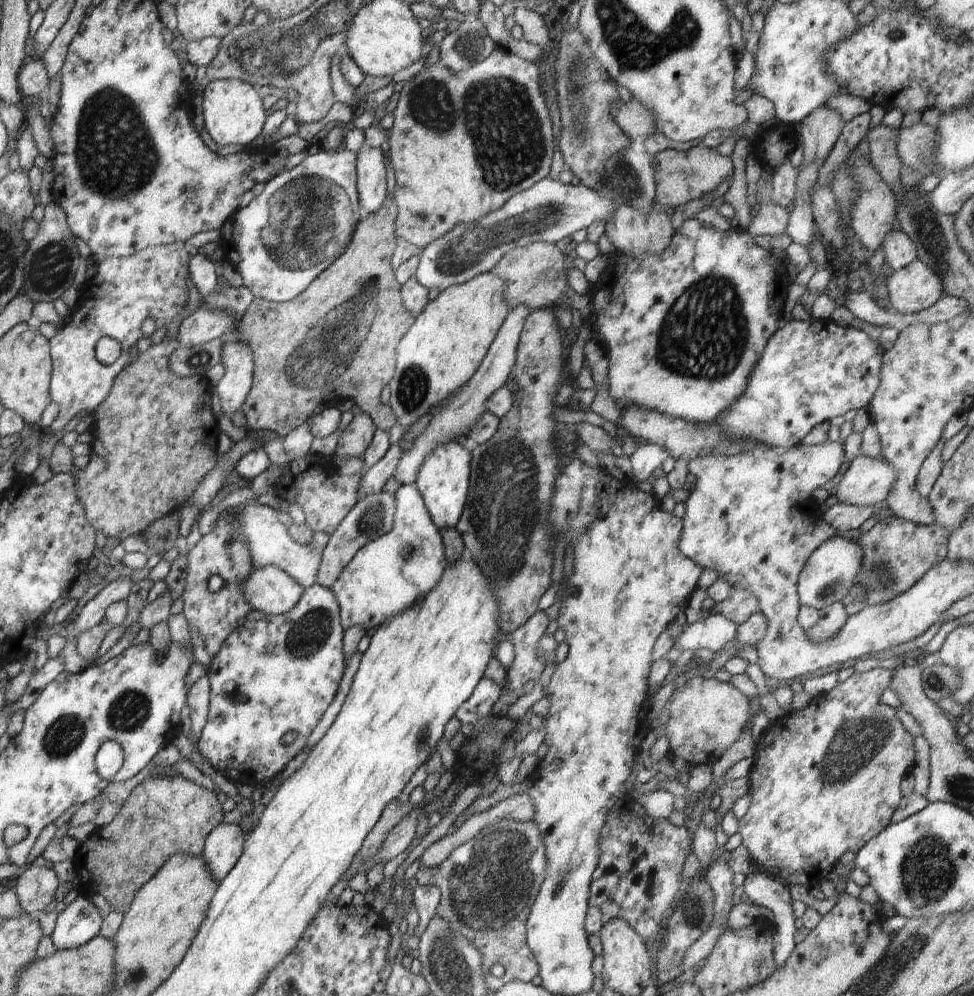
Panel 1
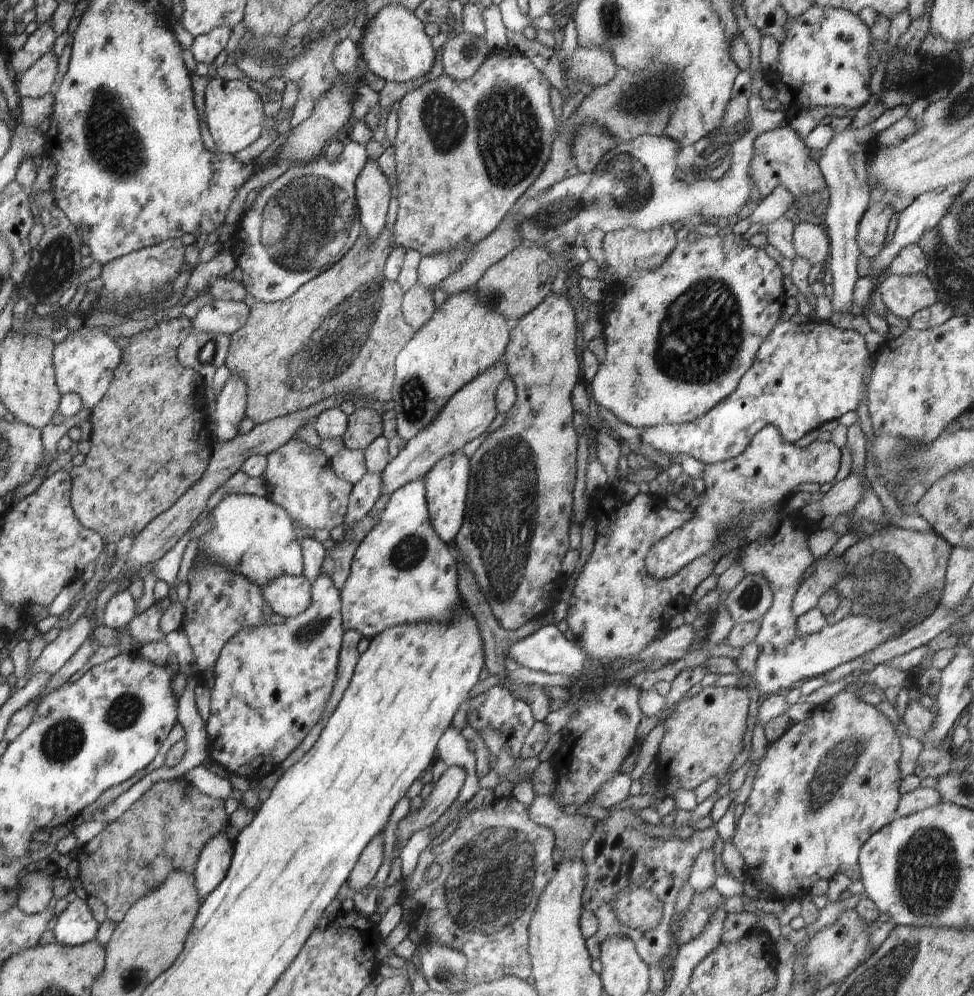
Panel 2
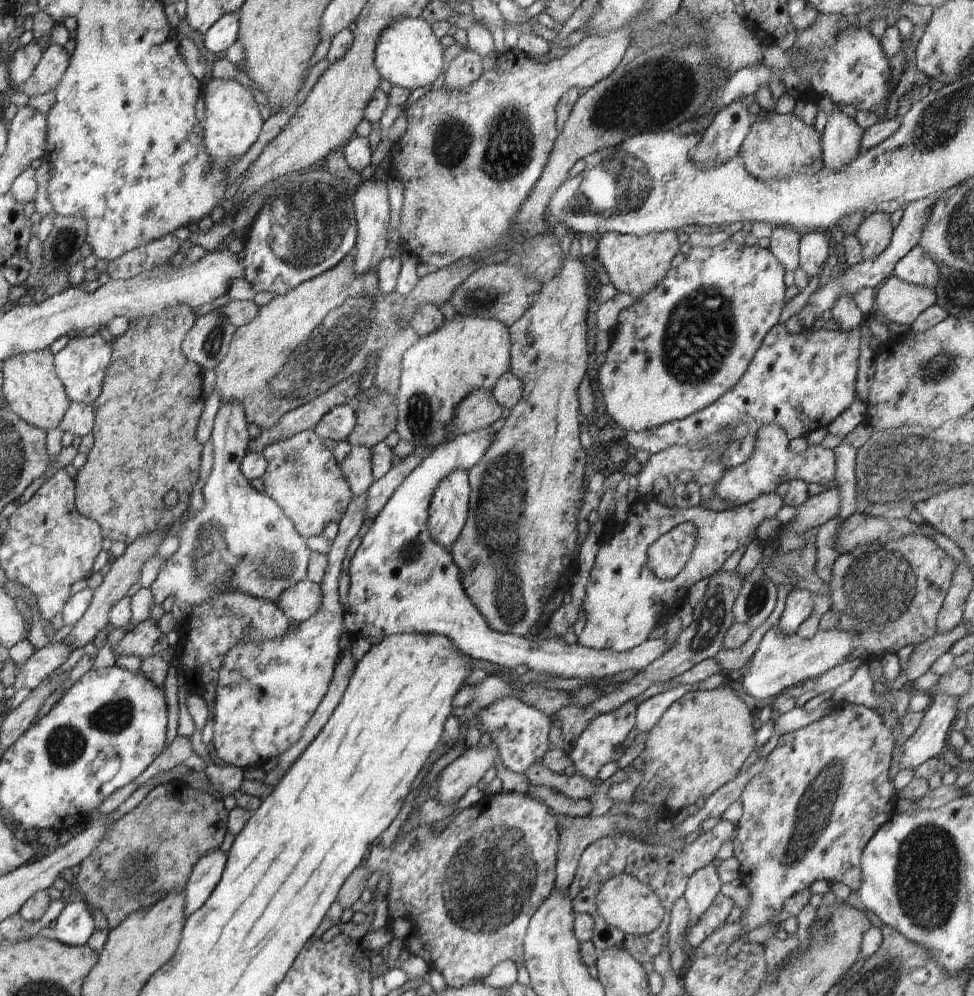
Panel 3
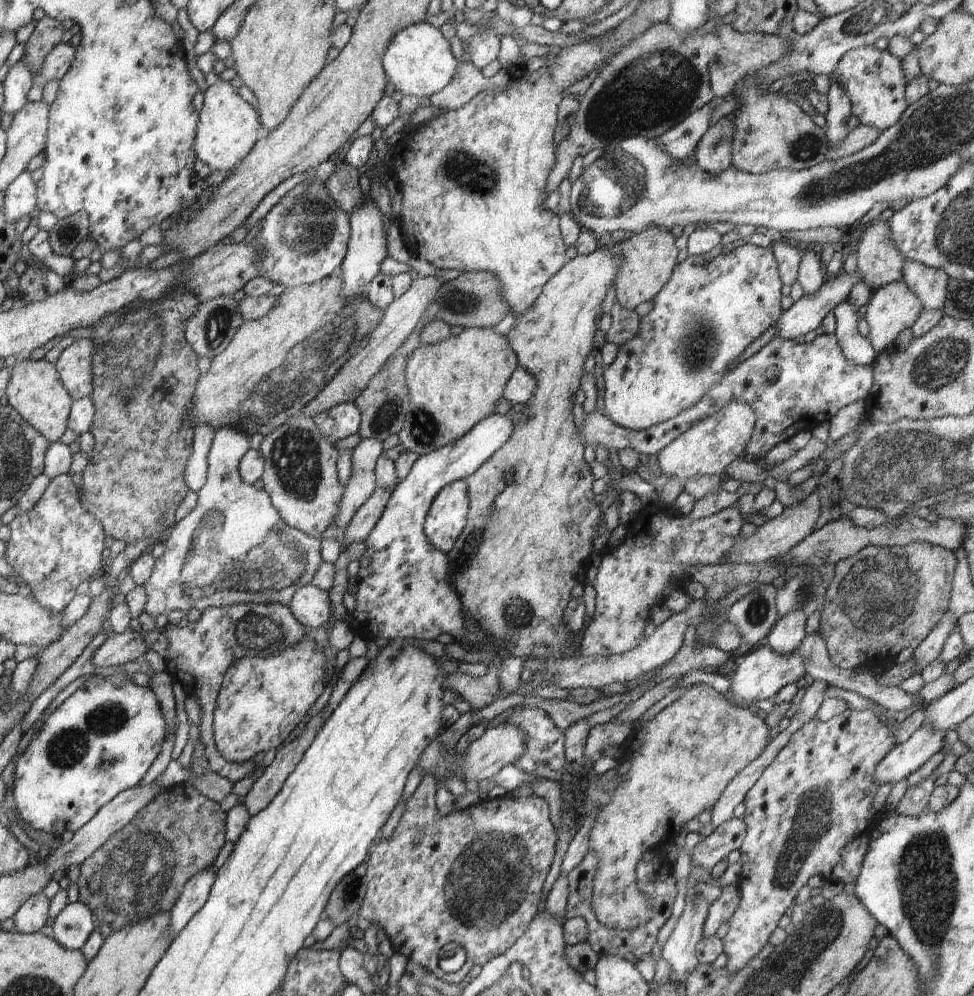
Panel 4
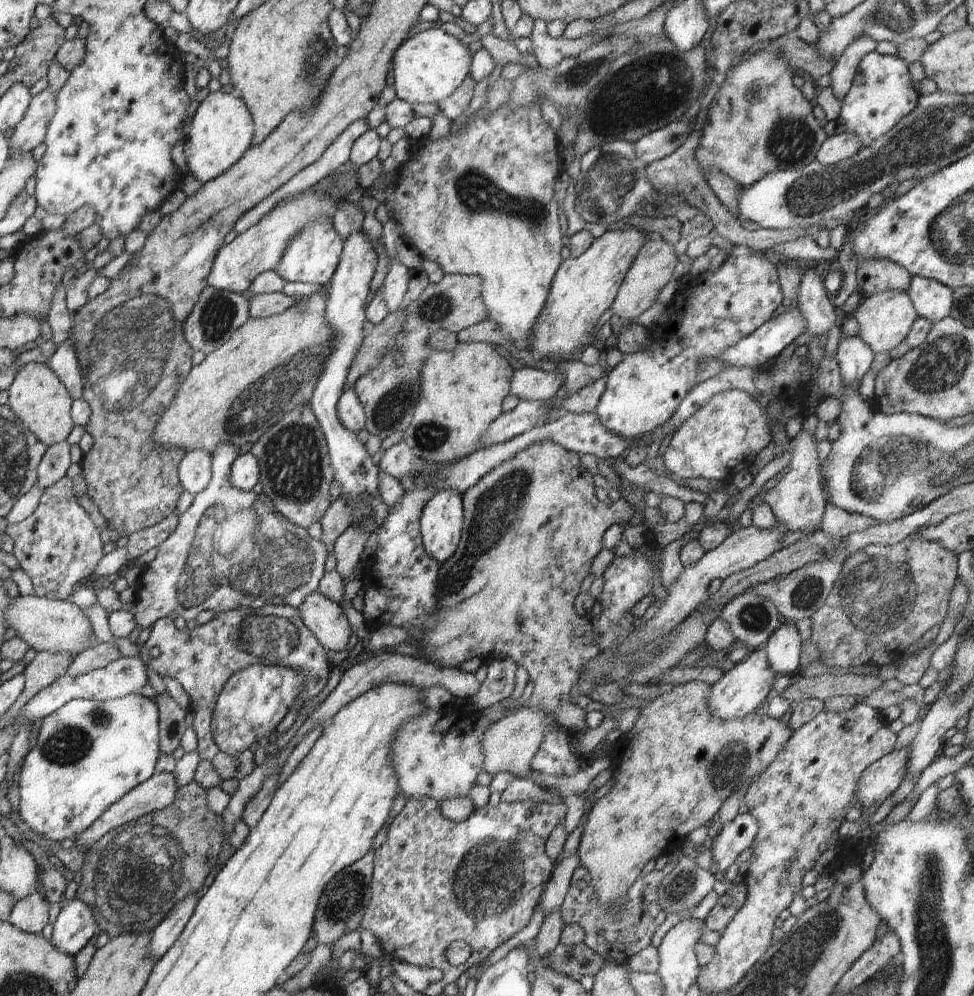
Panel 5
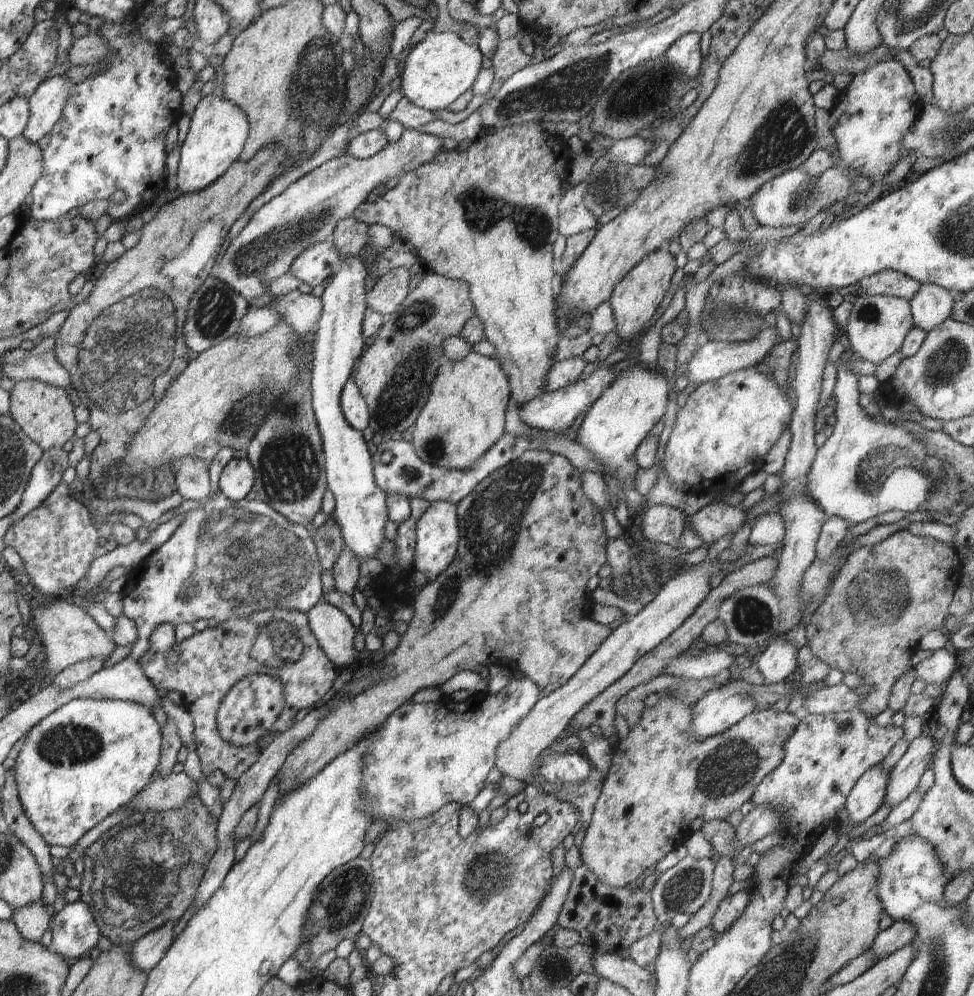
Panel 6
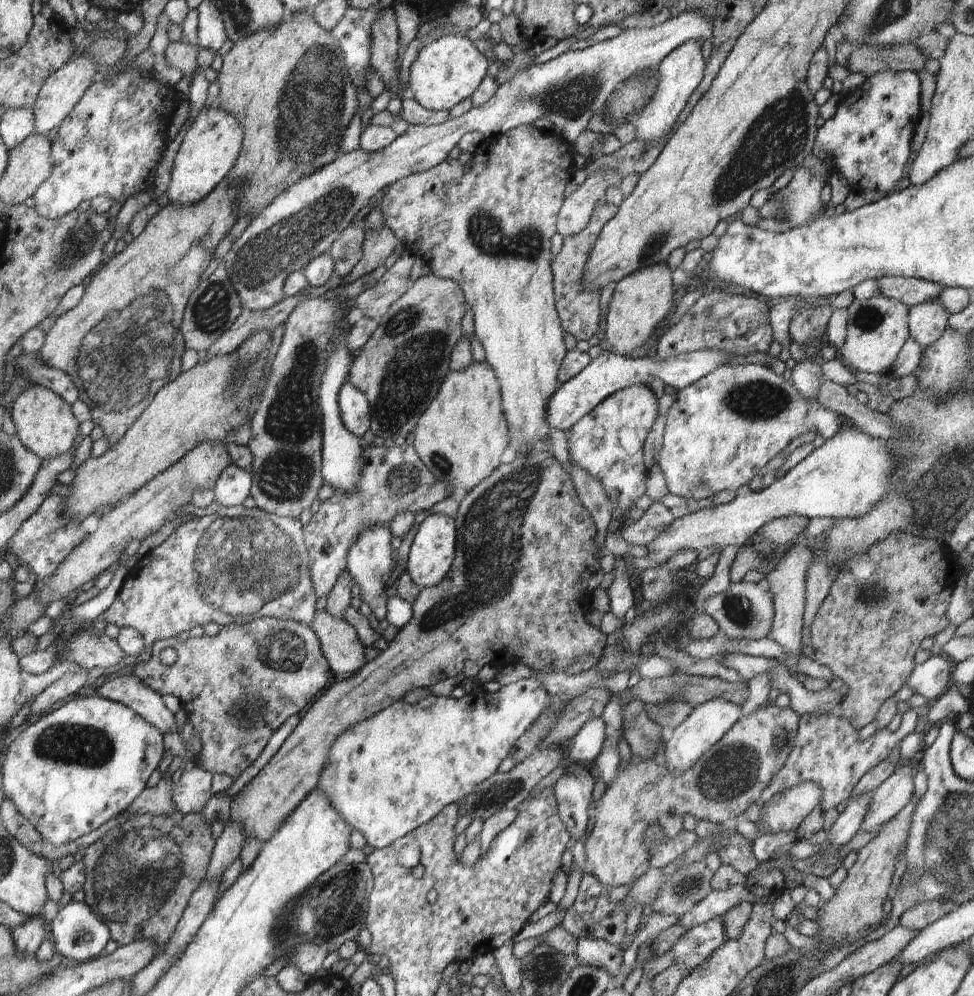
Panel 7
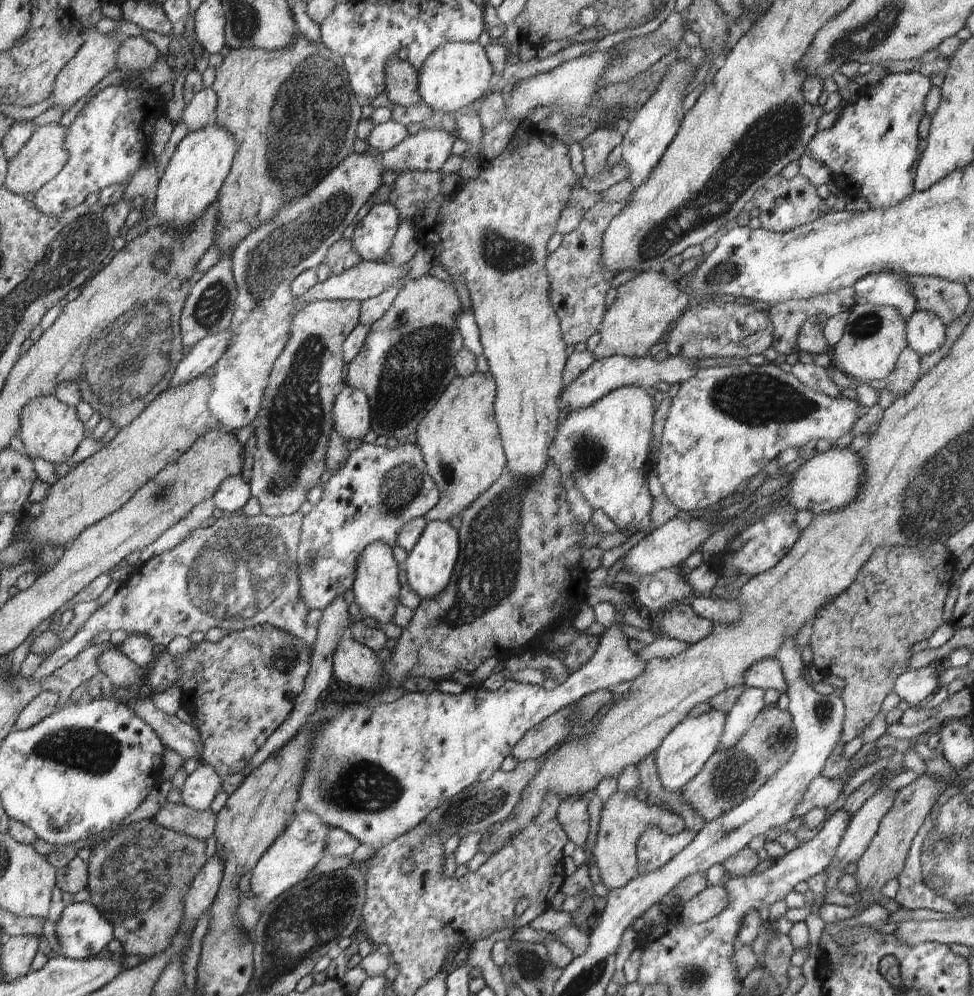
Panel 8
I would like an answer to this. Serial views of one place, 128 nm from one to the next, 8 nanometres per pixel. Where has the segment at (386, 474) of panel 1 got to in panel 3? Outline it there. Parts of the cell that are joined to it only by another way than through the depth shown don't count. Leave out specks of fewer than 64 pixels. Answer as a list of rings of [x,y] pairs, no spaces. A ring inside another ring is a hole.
[[[366,494],[353,496],[348,504],[344,518],[338,524],[338,533],[327,554],[328,566],[324,578],[320,582],[322,604],[320,610],[310,618],[300,622],[294,630],[288,630],[284,636],[264,642],[238,642],[232,650],[226,652],[218,676],[216,696],[214,698],[214,750],[218,757],[230,766],[249,769],[262,767],[271,758],[284,754],[290,746],[294,746],[314,711],[318,708],[332,682],[336,659],[341,654],[340,638],[345,634],[343,627],[343,610],[339,600],[339,576],[342,560],[346,560],[348,546],[352,538],[360,532],[366,518]]]

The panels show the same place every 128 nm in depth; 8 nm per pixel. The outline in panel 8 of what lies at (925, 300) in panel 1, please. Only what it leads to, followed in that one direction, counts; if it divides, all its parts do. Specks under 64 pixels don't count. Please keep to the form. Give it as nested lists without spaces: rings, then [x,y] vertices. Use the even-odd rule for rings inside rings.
[[[856,303],[849,311],[840,342],[830,350],[832,366],[854,378],[856,384],[882,380],[894,370],[900,353],[906,347],[906,322],[896,308]]]

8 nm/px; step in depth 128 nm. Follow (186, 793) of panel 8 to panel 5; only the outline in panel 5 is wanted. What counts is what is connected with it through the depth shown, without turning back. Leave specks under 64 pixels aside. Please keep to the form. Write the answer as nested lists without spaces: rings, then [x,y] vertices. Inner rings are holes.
[[[166,771],[154,773],[148,780],[139,784],[136,788],[132,788],[128,794],[124,794],[124,797],[120,798],[118,802],[114,802],[114,804],[108,806],[108,808],[100,814],[100,818],[98,818],[94,824],[90,824],[90,828],[84,830],[84,832],[76,838],[76,846],[74,846],[74,848],[79,848],[81,851],[86,852],[112,829],[118,828],[118,826],[122,826],[146,813],[156,812],[166,808],[170,802],[174,802],[178,788],[178,782],[176,782],[176,778],[172,776],[172,773],[167,773]]]

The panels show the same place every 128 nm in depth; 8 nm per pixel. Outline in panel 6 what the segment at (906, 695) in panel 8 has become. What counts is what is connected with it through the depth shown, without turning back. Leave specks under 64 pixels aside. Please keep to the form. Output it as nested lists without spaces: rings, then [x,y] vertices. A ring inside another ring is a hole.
[[[946,648],[934,651],[932,656],[913,666],[916,670],[916,679],[922,680],[926,685],[936,684],[944,687],[956,670],[955,655]]]

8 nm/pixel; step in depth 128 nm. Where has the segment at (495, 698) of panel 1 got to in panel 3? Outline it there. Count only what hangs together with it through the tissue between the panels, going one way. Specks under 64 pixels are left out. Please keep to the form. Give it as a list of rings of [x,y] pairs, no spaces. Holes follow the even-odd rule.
[[[506,696],[490,704],[488,708],[475,709],[474,716],[480,719],[480,732],[489,732],[494,744],[497,744],[501,763],[512,772],[526,772],[528,766],[542,761],[542,757],[550,750],[548,733],[552,725],[550,717],[544,712],[520,702],[516,697]]]

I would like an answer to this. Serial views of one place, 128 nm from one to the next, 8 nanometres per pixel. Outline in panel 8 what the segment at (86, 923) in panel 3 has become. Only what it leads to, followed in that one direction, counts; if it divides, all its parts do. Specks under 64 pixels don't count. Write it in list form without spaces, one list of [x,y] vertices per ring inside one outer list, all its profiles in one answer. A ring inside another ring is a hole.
[[[88,901],[66,905],[55,931],[62,956],[72,960],[101,956],[114,939],[113,926]]]

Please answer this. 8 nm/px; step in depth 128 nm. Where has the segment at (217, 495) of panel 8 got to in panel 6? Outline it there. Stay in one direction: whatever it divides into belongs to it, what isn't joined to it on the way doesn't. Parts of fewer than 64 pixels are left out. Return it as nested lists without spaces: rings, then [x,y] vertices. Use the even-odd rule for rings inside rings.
[[[248,459],[230,460],[220,474],[220,492],[232,502],[240,501],[248,496],[254,488],[256,476]]]

